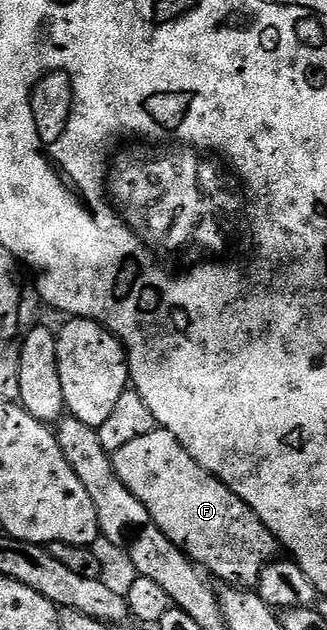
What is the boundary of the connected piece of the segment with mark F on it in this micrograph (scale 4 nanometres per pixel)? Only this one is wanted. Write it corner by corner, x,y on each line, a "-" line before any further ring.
157,428
149,432
149,436
141,436
130,444
125,444
125,448
121,448
113,456
113,463
117,476
121,476
121,484
125,484
125,488
129,488
129,492
133,492
133,496
137,496
141,504
145,504
157,528
161,528
161,532
169,536
171,543
179,547
196,566
206,571
212,579
220,578
228,587
258,587
263,569
270,562
276,561
278,554
275,553
280,553
279,543
275,541
273,532
265,528
257,512
253,512
253,508
249,508
249,504
238,498
225,483
217,480
217,476
201,468
201,464
197,464
197,460
193,460
193,456
185,452
177,436

